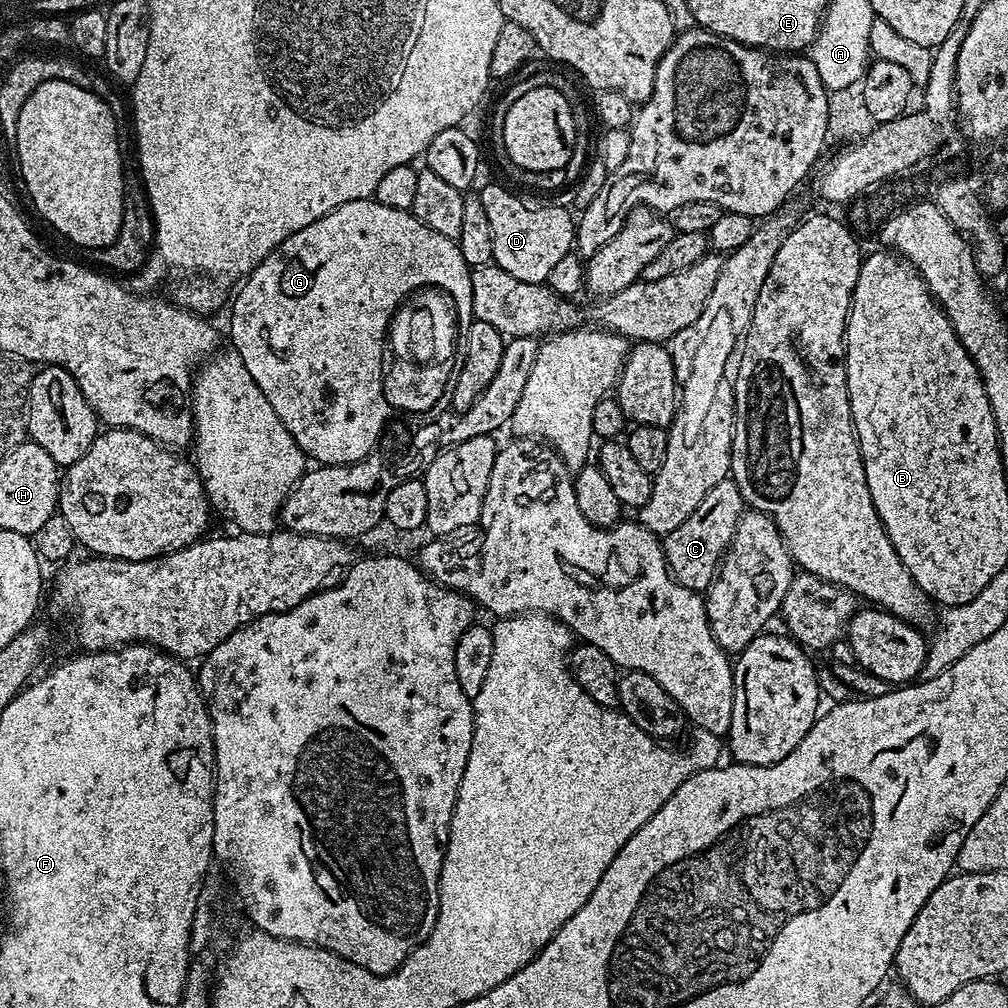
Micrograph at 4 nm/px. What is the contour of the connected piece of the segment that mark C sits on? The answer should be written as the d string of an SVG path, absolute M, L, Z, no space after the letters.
M729 478L718 482L718 486L698 502L698 510L694 510L678 530L670 530L670 534L663 537L664 557L672 577L692 592L703 593L708 589L716 579L720 561L728 551L745 511L746 505L735 480Z

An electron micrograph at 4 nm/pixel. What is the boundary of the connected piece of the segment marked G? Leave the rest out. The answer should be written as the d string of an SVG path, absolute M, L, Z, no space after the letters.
M369 198L346 202L330 214L318 218L318 222L310 222L310 226L302 226L302 230L290 234L290 238L286 238L286 242L278 245L253 272L248 273L246 279L241 283L245 284L241 286L240 293L237 294L236 301L232 304L232 342L230 344L241 355L246 369L250 370L250 374L253 375L254 382L269 399L278 418L285 424L286 430L293 435L294 442L304 451L309 461L320 466L339 466L353 464L366 458L368 456L366 450L373 450L380 443L380 437L385 431L384 423L387 422L388 415L393 415L390 388L398 388L398 394L400 394L402 386L406 390L406 366L410 366L410 370L424 372L426 380L438 380L438 388L440 388L442 374L444 374L442 384L447 384L446 376L454 376L458 368L458 360L450 360L450 356L448 356L448 360L444 362L442 356L436 356L434 340L442 340L442 338L436 338L434 324L430 324L430 316L424 310L418 310L418 316L422 314L422 318L416 316L416 322L414 320L410 322L410 330L414 332L414 342L416 342L414 352L400 352L400 356L394 360L394 324L396 324L394 320L398 314L394 308L396 308L396 300L401 295L404 295L402 300L406 300L406 290L412 290L414 286L418 286L418 282L424 282L424 272L434 270L436 260L442 260L446 256L456 256L458 253L460 253L460 245L457 241L446 238L446 234L438 234L438 230L432 230L430 226L423 224L416 217L415 212L396 210L394 206L382 206L382 202Z

